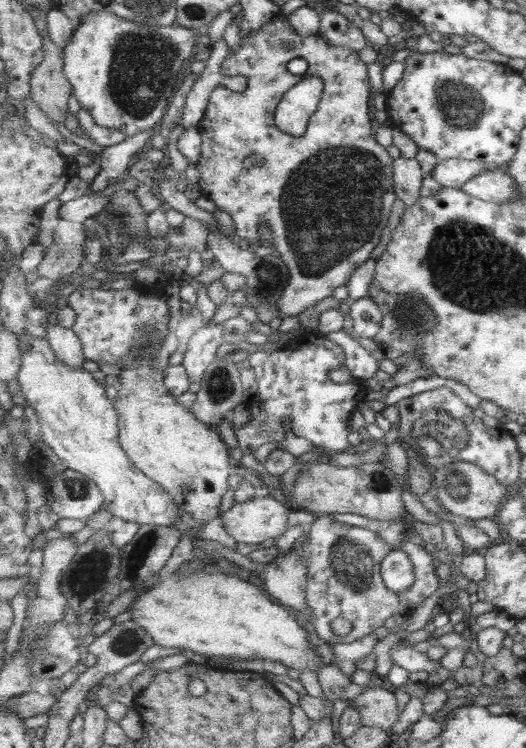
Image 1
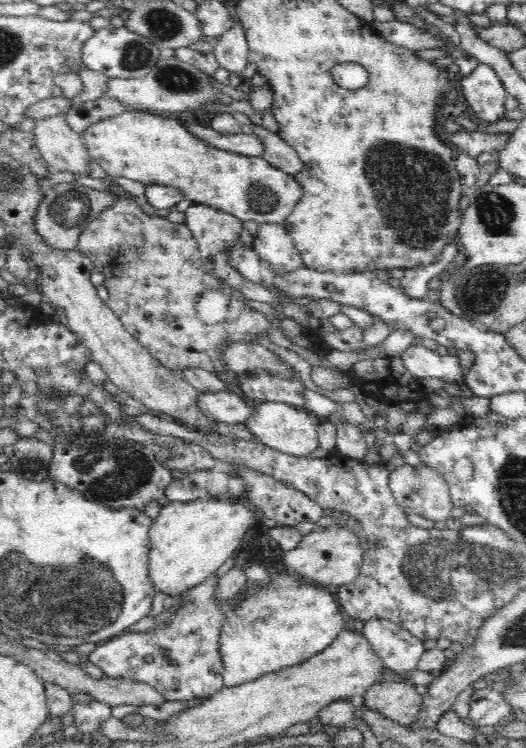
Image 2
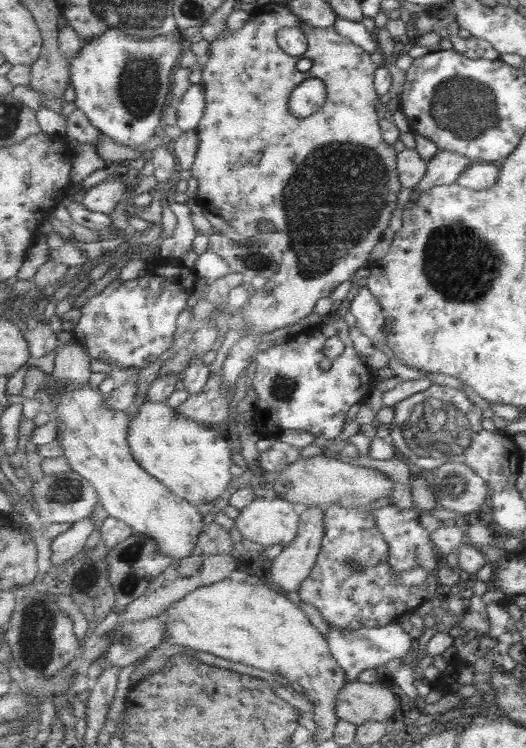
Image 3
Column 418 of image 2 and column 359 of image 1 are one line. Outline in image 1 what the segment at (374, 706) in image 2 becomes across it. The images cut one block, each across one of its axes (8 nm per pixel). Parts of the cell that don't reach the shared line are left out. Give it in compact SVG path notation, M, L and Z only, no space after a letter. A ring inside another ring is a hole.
M371 688L361 692L357 699L350 702L353 708L359 710L363 725L375 728L390 728L399 721L399 702L394 691L385 688Z

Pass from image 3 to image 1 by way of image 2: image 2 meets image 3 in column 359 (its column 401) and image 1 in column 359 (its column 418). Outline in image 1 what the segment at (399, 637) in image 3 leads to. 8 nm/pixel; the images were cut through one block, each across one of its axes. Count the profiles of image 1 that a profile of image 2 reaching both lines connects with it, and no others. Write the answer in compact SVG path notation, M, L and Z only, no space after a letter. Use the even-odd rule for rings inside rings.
M371 633L371 635L365 636L350 644L331 644L331 650L339 670L346 676L349 676L349 680L352 680L353 674L359 670L359 662L363 662L363 658L375 654L377 650L375 649L375 644L378 641L377 636Z

